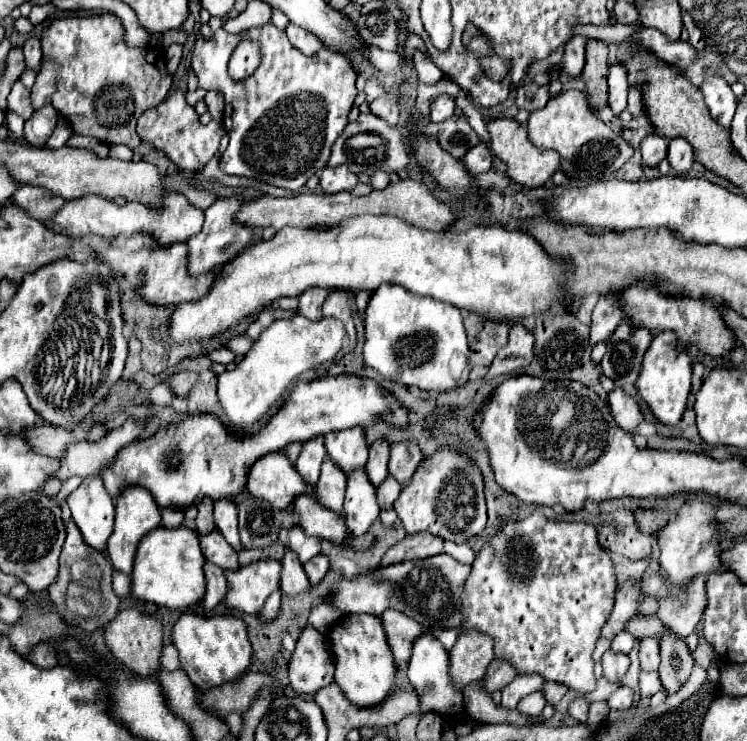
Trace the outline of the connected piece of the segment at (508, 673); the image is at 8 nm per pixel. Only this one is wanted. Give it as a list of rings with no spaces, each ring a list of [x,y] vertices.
[[[494,660],[490,666],[488,666],[488,672],[484,676],[486,680],[486,690],[488,692],[494,692],[494,690],[502,690],[504,686],[508,686],[516,676],[520,676],[518,670],[514,670],[514,666],[506,660]]]

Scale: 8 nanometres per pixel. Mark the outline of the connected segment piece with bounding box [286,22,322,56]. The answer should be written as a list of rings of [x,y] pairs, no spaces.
[[[288,22],[288,26],[286,26],[286,34],[288,34],[290,42],[292,42],[302,54],[312,56],[312,54],[316,54],[316,52],[322,48],[322,42],[320,42],[314,34],[310,34],[308,30],[304,30],[304,28],[300,28],[300,26],[294,26],[292,22]]]

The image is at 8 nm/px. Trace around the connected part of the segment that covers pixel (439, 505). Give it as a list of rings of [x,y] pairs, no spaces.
[[[440,450],[420,462],[410,484],[404,486],[396,498],[394,510],[402,520],[406,534],[430,532],[442,540],[464,544],[470,538],[480,536],[486,526],[482,474],[472,462],[468,462],[466,456],[450,450]]]

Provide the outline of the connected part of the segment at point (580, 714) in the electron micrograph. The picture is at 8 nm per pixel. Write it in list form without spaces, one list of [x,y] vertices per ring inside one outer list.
[[[578,696],[578,698],[568,706],[568,714],[570,714],[576,722],[584,724],[584,722],[588,720],[588,702],[586,702],[582,696]]]

